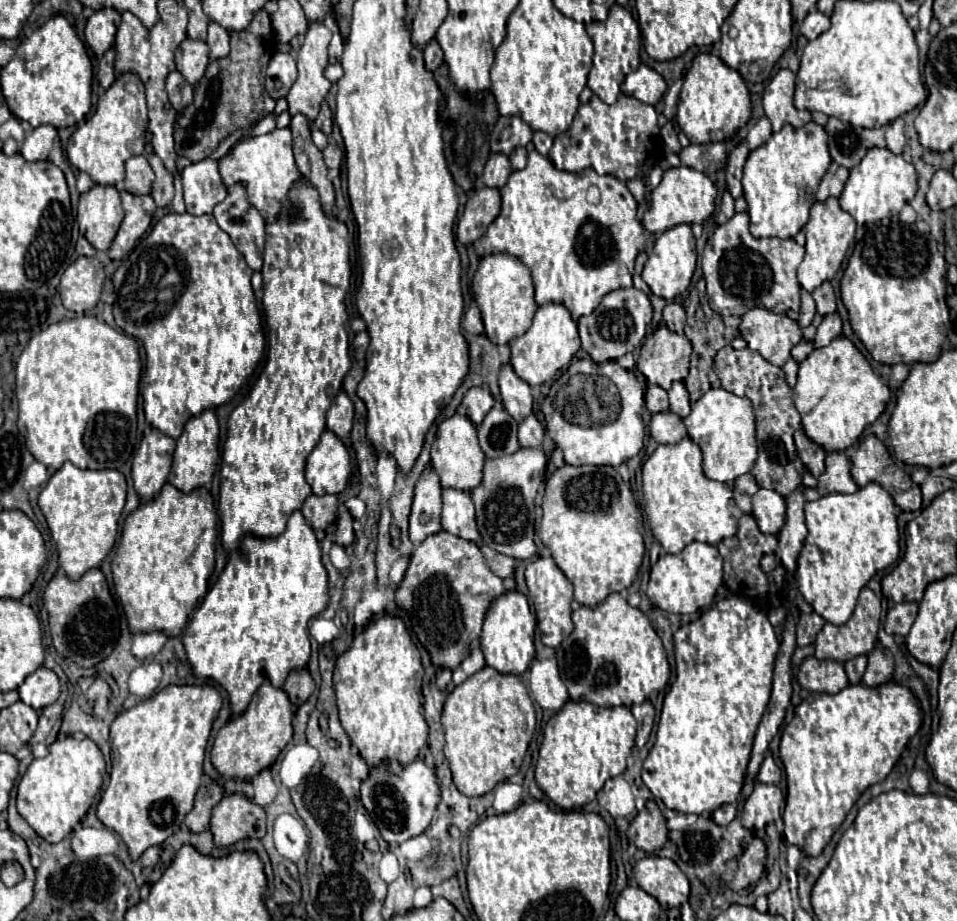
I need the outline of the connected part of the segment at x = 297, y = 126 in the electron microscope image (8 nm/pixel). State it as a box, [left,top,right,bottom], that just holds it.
[290,115,334,213]

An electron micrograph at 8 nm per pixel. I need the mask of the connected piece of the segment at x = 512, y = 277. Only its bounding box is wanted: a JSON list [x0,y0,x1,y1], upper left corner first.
[472,253,538,345]

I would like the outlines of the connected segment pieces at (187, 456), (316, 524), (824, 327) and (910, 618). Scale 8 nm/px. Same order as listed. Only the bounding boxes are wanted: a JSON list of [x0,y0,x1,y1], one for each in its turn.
[[168,409,220,493],[302,495,336,531],[814,313,842,347],[884,603,918,635]]

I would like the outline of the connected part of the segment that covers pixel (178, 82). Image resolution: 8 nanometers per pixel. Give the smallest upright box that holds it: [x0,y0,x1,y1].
[166,71,192,111]

